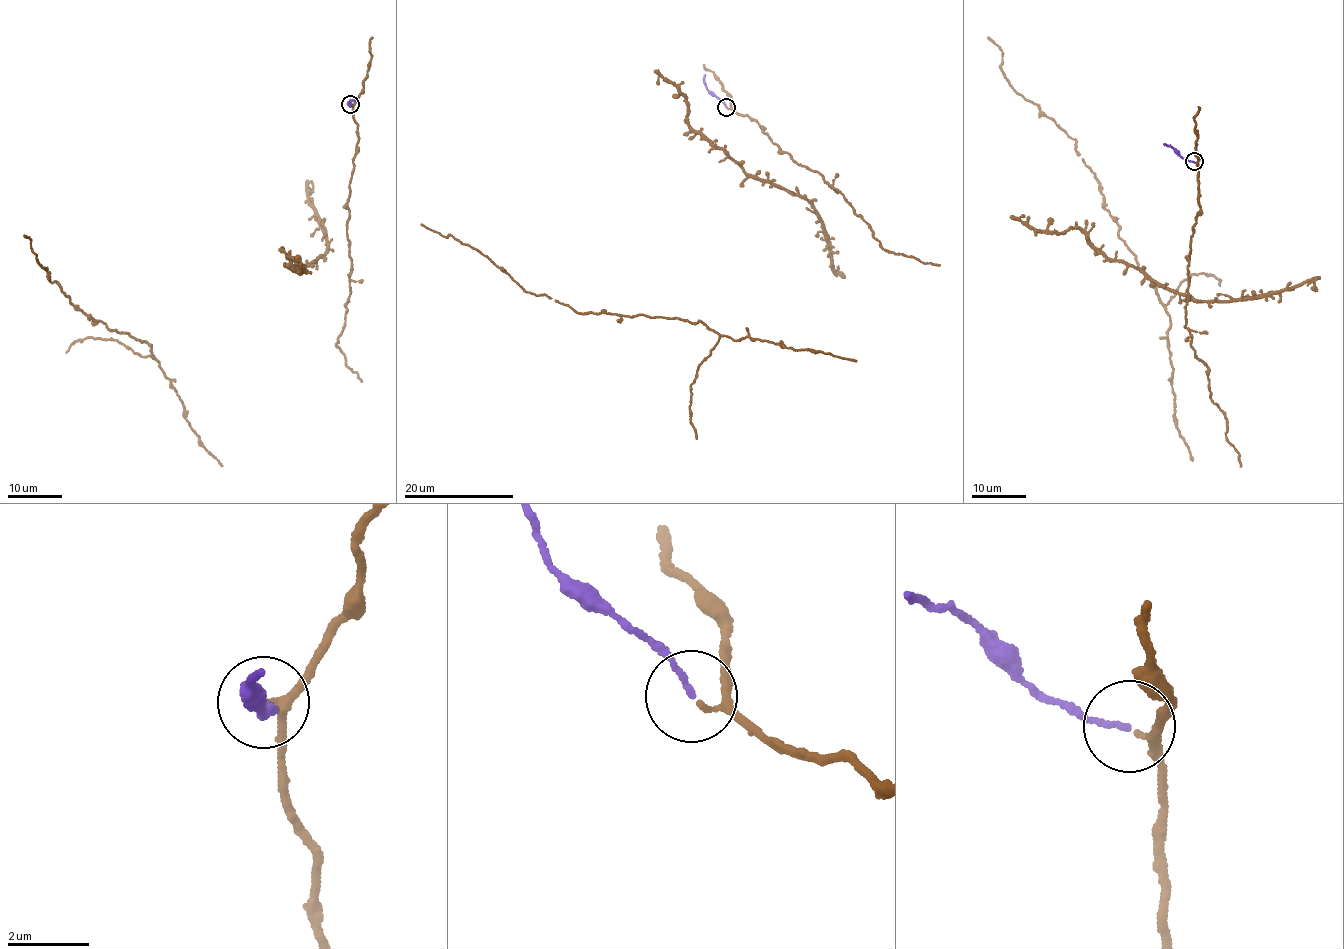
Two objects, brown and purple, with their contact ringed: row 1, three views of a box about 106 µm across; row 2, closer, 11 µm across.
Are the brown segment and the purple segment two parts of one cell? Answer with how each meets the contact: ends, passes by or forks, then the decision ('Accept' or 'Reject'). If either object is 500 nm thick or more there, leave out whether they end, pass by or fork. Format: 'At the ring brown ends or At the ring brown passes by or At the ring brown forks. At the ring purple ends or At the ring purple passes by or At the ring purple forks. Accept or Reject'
At the ring brown passes by. At the ring purple ends. Accept

